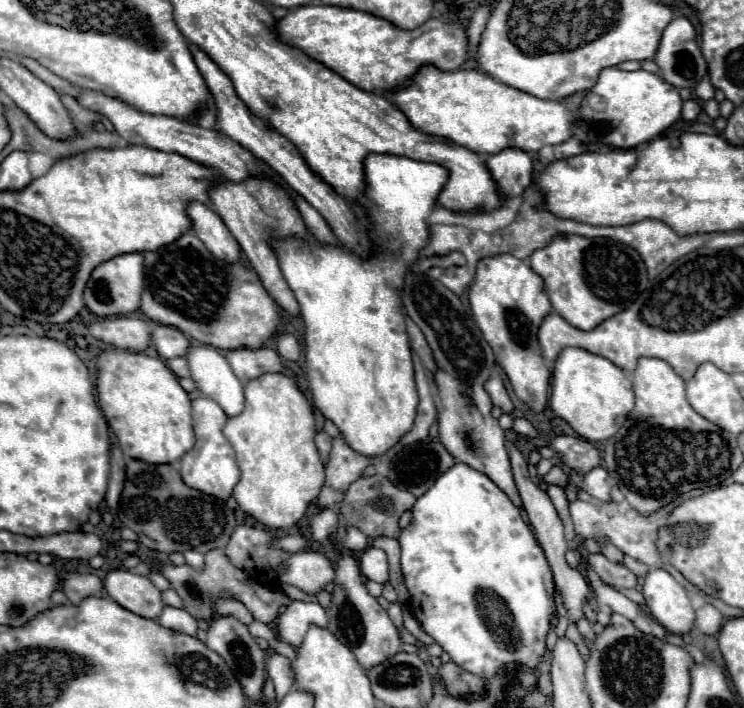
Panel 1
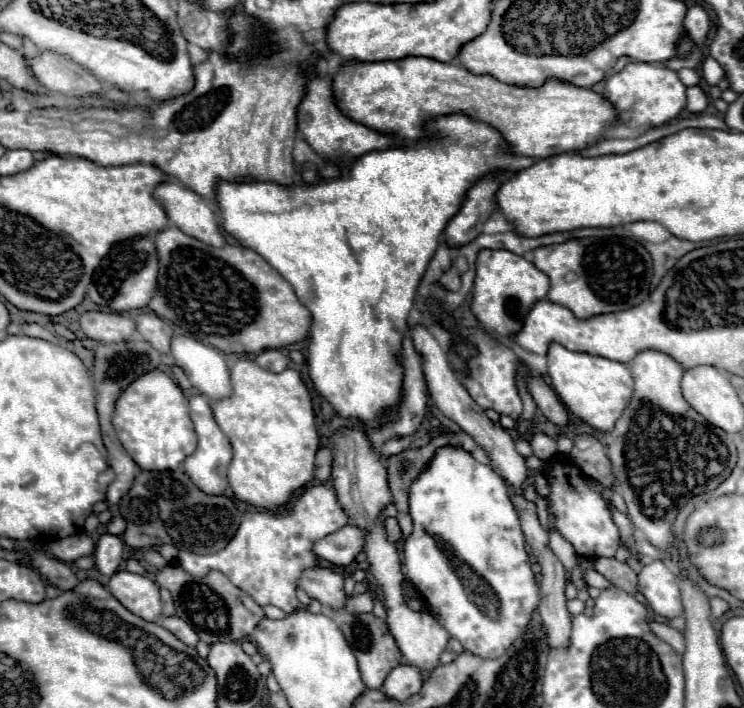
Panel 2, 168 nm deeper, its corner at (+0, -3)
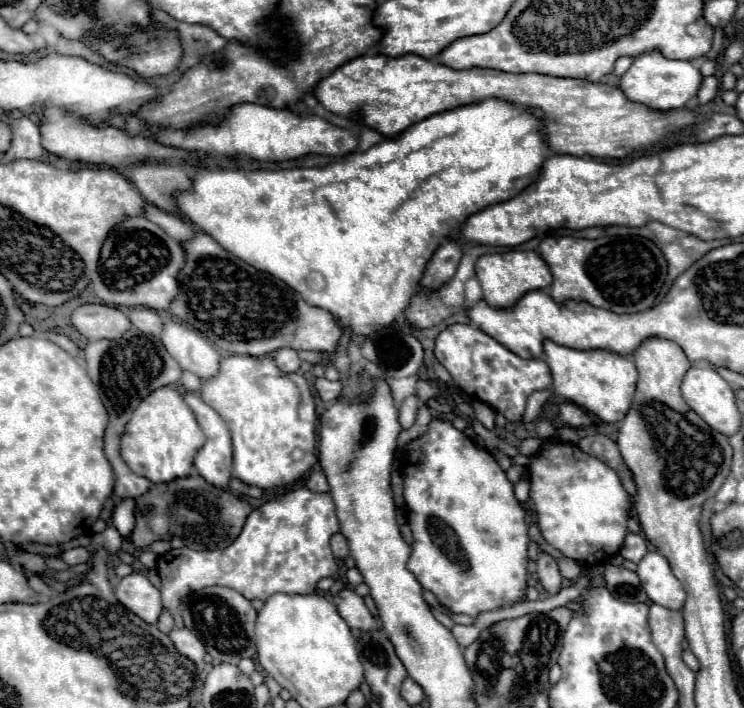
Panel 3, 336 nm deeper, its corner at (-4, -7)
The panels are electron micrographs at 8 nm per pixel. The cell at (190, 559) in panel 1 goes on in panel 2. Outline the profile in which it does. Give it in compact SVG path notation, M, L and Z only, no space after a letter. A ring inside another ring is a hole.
M312 485L298 495L290 511L248 511L242 517L236 537L220 551L212 555L196 555L192 551L180 551L176 561L184 571L204 577L208 571L222 571L236 587L248 591L258 605L276 605L286 613L302 609L296 597L296 581L300 571L318 563L312 553L312 543L340 531L348 523L348 515L340 507L336 493L326 485Z

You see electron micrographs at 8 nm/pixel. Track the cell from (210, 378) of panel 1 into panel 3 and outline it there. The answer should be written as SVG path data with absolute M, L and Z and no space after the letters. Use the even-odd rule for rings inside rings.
M168 319L164 321L160 339L184 371L192 371L200 379L210 379L218 373L220 353L200 331L190 325Z

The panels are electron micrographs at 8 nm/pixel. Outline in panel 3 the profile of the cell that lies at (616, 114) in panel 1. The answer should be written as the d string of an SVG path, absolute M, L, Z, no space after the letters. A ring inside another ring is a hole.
M648 51L648 53L634 57L632 67L620 79L620 89L626 93L630 101L644 103L652 109L670 111L670 109L684 107L692 97L696 97L702 79L704 77L700 69L692 61L666 59L660 51Z

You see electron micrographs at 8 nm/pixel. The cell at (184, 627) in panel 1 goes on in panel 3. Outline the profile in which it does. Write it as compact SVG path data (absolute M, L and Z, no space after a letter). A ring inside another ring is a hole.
M174 629L174 631L170 631L168 637L174 643L178 653L184 653L184 657L194 661L196 665L202 663L206 651L204 651L204 645L198 641L196 635L192 635L188 629Z

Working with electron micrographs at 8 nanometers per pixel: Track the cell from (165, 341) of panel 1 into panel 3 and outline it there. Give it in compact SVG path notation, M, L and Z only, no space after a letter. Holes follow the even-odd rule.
M130 307L126 309L126 315L132 321L132 325L138 327L142 333L152 333L152 335L162 333L162 317L154 309Z

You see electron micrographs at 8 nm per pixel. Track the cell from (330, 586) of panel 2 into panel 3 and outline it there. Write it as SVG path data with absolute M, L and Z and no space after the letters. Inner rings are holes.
M342 589L338 595L332 597L332 601L338 607L340 617L352 629L360 629L360 631L374 631L374 629L378 629L376 617L368 611L368 607L364 605L364 599L360 595L356 595L352 589Z

